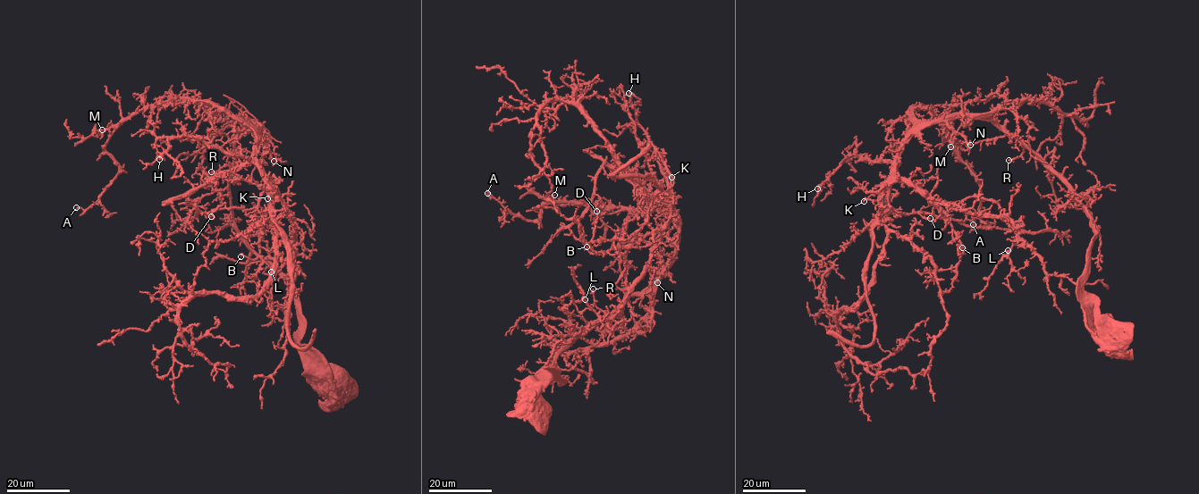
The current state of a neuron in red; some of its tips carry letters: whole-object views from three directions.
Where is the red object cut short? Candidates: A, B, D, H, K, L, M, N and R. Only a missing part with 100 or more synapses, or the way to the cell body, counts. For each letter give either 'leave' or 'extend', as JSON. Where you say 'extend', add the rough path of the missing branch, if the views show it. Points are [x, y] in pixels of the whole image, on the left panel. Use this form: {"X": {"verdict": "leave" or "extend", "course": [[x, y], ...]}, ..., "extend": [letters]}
{"A": {"verdict": "leave"}, "B": {"verdict": "leave"}, "D": {"verdict": "leave"}, "H": {"verdict": "leave"}, "K": {"verdict": "leave"}, "L": {"verdict": "leave"}, "M": {"verdict": "leave"}, "N": {"verdict": "leave"}, "R": {"verdict": "leave"}, "extend": []}

